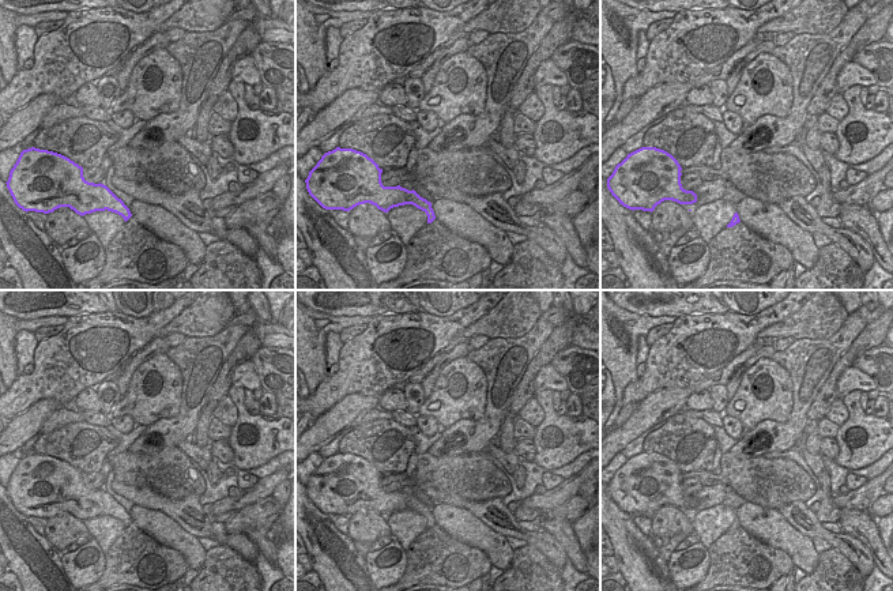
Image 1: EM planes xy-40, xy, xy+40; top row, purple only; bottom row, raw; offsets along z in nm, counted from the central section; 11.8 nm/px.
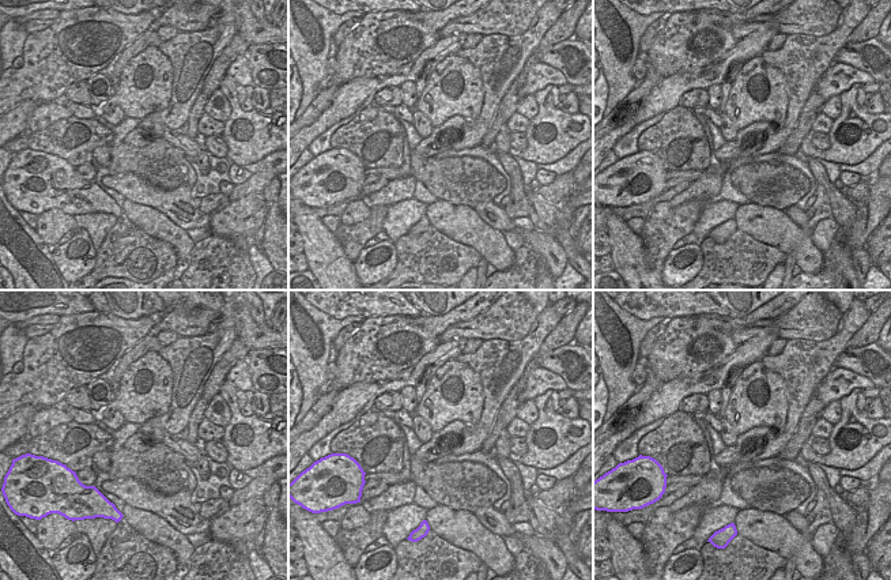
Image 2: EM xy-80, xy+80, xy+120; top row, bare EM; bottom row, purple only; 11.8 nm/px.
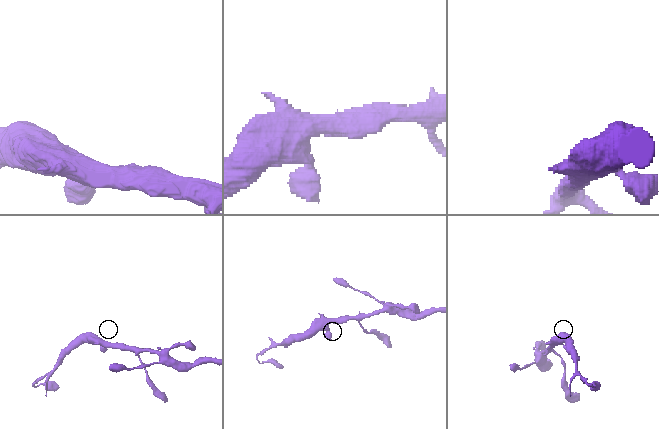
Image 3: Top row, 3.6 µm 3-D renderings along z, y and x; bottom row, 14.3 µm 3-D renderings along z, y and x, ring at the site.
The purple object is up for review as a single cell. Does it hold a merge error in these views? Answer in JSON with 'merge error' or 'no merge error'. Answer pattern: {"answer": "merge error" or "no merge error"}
{"answer": "no merge error"}

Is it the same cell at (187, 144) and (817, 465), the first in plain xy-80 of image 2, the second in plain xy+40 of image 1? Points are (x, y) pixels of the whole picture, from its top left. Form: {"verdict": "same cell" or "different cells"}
{"verdict": "same cell"}

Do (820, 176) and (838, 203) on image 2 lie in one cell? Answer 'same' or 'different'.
same

